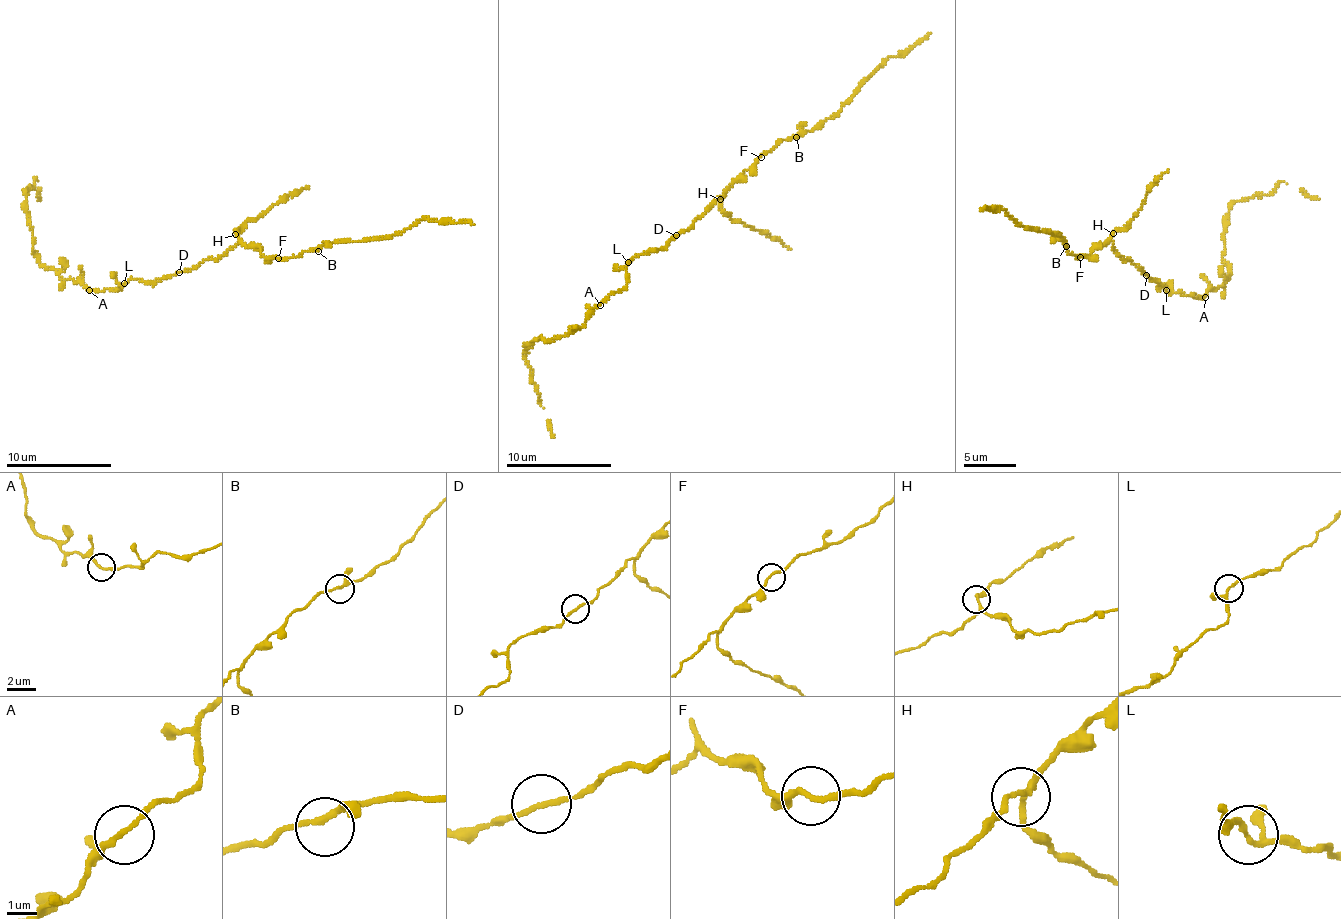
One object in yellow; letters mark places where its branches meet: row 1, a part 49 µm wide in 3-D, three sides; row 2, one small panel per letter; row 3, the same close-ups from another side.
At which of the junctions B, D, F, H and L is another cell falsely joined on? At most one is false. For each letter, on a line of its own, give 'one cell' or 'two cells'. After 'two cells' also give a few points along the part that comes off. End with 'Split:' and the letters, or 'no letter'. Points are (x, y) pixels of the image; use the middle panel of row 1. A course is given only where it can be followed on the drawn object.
B: one cell
D: one cell
F: one cell
H: one cell
L: one cell
Split: no letter

